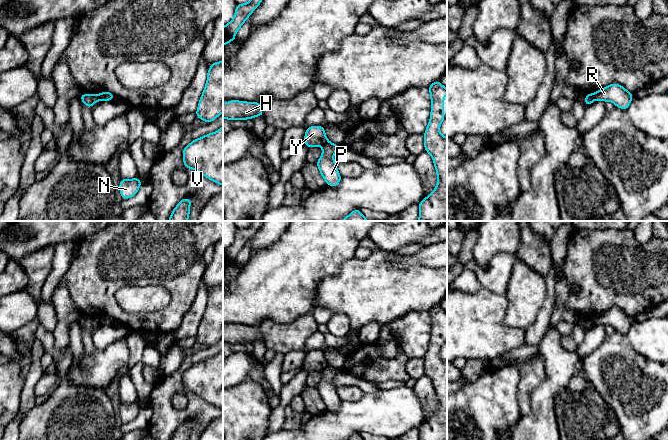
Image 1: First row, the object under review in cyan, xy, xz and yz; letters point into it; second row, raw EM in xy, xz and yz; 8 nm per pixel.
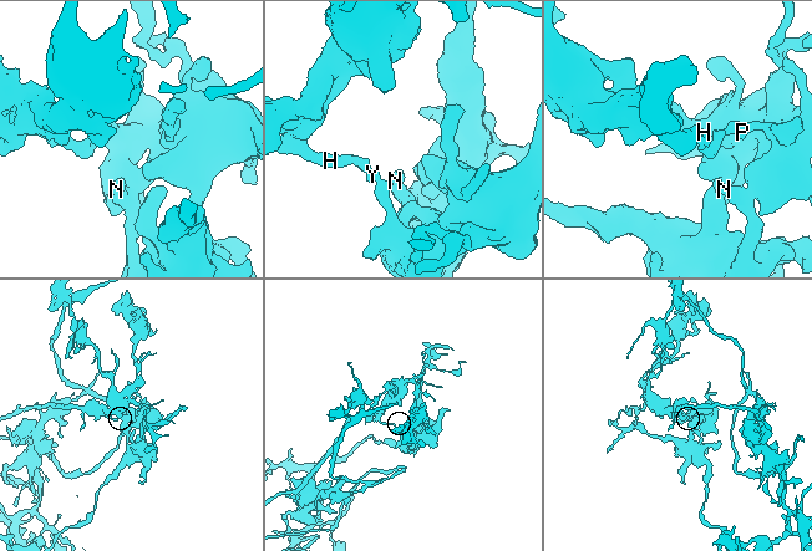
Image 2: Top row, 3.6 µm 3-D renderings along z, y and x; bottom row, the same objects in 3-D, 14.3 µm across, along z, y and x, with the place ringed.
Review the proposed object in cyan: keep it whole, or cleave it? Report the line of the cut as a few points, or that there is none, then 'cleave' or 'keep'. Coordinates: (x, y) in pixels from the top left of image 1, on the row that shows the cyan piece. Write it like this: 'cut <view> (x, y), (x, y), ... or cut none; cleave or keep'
cut xz (328, 142), (322, 146); cleave

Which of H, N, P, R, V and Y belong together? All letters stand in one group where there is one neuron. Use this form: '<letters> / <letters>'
H Y / N P R V

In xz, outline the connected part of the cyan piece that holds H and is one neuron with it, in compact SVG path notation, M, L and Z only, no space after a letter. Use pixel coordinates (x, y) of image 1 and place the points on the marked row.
M230 100L223 102L223 119L245 120L253 119L255 116L264 116L259 102L244 102Z

